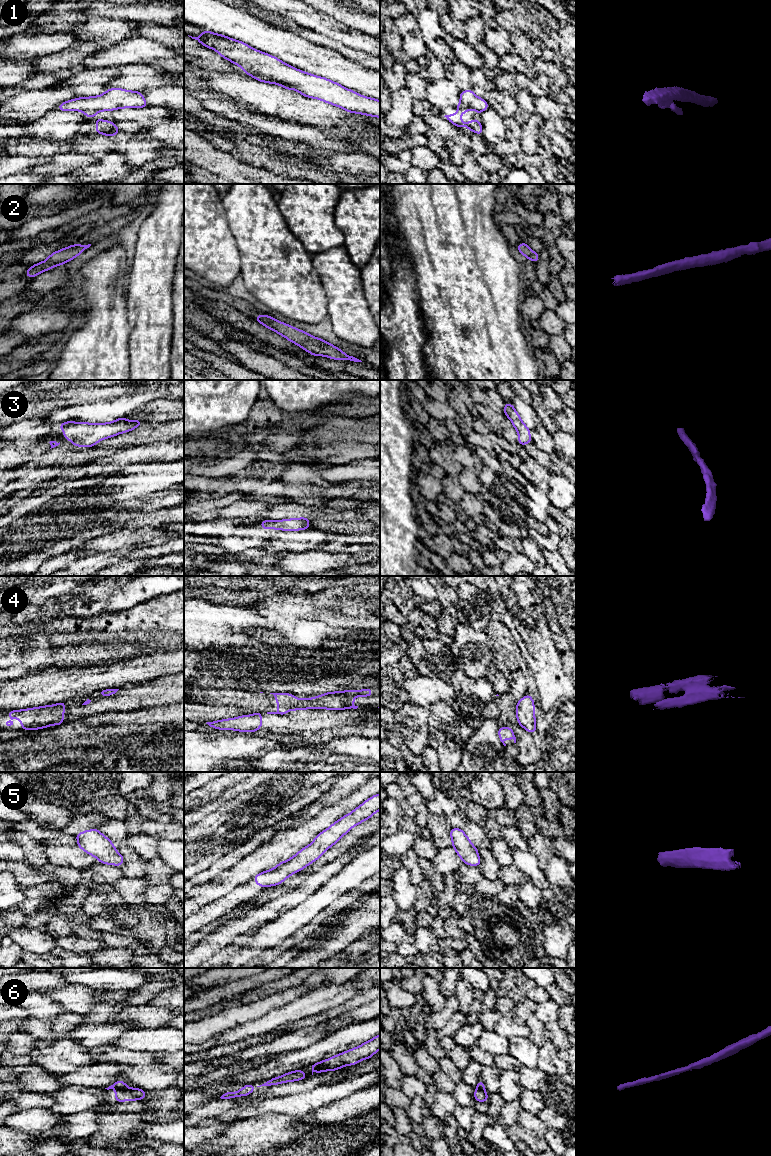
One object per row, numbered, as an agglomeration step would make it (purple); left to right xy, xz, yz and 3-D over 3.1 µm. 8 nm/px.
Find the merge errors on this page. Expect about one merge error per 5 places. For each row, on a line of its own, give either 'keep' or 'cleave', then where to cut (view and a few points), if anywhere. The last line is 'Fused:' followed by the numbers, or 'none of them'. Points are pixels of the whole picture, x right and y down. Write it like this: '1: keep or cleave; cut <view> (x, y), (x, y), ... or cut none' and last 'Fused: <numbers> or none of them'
1: keep; cut none
2: keep; cut none
3: keep; cut none
4: cleave; cut xz (254, 713), (260, 714)
5: keep; cut none
6: keep; cut none
Fused: 4

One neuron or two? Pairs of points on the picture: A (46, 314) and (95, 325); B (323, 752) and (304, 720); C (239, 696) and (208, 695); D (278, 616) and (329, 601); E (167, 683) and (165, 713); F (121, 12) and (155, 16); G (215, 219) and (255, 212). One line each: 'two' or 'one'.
A: two
B: two
C: one
D: one
E: two
F: one
G: two

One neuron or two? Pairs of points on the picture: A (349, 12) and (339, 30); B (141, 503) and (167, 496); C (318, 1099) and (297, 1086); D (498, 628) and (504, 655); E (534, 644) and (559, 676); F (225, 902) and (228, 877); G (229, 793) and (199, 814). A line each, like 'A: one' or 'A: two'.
A: two
B: one
C: two
D: one
E: one
F: two
G: one

